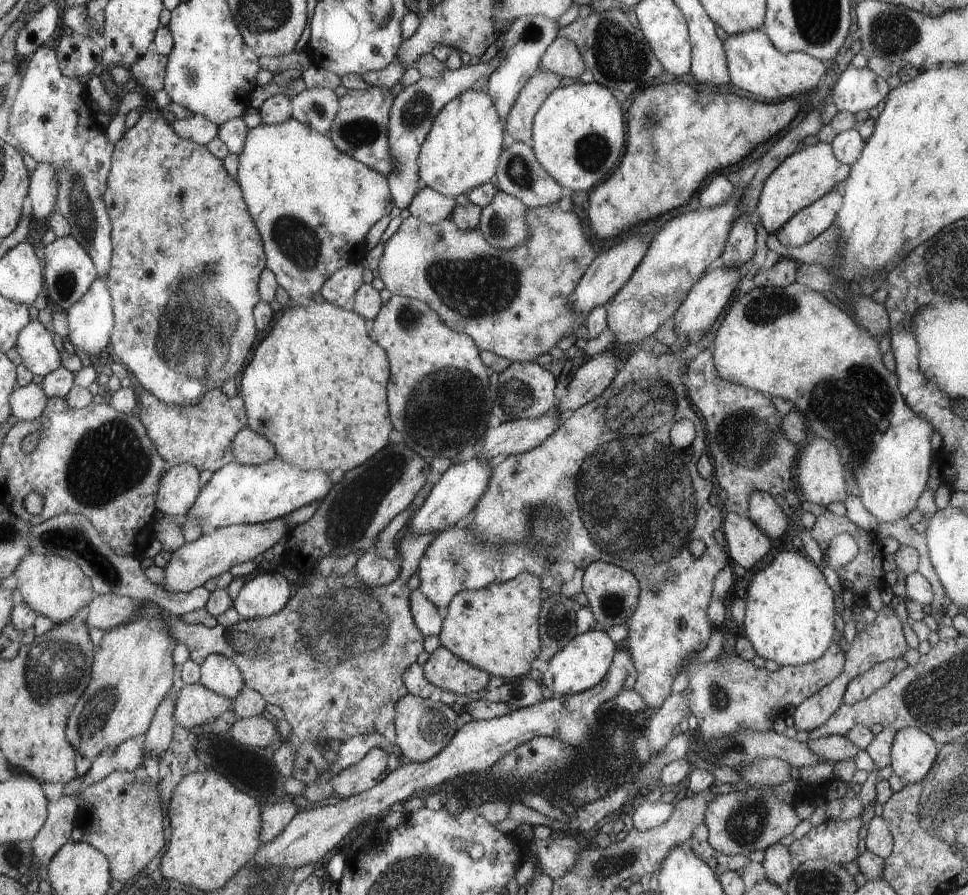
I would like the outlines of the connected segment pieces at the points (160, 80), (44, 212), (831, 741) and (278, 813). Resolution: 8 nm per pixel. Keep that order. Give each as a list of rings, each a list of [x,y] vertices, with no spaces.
[[[149,52],[143,60],[138,60],[130,66],[130,72],[139,88],[156,92],[164,89],[167,65],[166,58]]]
[[[38,163],[30,182],[32,214],[46,218],[57,210],[58,176],[50,164]]]
[[[840,735],[818,738],[818,740],[807,740],[806,743],[814,754],[818,754],[822,760],[830,765],[835,765],[840,760],[855,759],[860,750],[846,736]]]
[[[267,802],[262,805],[261,839],[263,843],[272,842],[288,824],[290,820],[303,809],[290,802]]]

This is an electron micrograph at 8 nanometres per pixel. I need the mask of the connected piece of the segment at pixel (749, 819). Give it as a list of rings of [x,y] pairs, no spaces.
[[[752,785],[748,791],[716,795],[706,806],[705,823],[709,830],[707,841],[725,855],[748,857],[756,850],[766,850],[794,832],[802,822],[793,803],[784,804],[774,796],[773,787]]]

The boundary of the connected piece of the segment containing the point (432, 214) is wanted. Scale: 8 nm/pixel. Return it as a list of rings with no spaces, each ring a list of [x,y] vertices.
[[[425,187],[418,191],[408,210],[413,217],[421,219],[422,222],[438,224],[440,220],[451,218],[452,210],[456,205],[455,198]]]

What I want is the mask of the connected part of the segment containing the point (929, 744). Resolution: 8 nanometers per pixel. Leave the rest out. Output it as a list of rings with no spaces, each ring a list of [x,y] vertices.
[[[918,728],[896,731],[891,746],[891,766],[905,784],[920,782],[935,764],[940,746]]]

